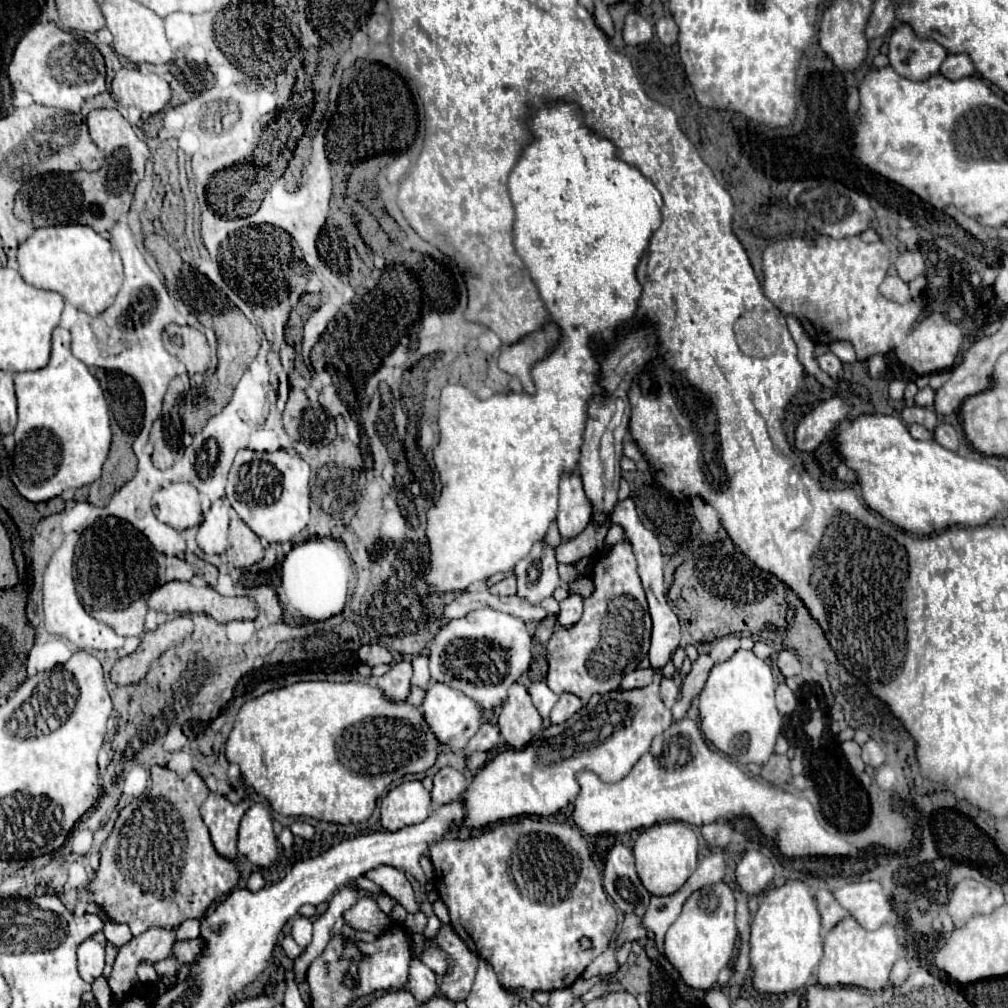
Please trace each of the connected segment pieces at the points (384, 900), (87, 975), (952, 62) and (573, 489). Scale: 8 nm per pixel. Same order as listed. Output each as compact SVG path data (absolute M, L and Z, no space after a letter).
M381 893L381 895L375 895L373 897L375 901L377 901L377 905L379 905L379 909L385 913L385 915L389 915L393 909L395 909L395 905L397 905L397 901L393 899L393 897L389 897L389 895L385 895L385 893Z
M87 939L77 949L77 967L83 981L91 983L95 977L103 973L105 967L105 951L103 945L99 945L93 939Z
M949 55L943 65L941 65L941 75L947 77L949 81L957 81L963 77L969 77L975 73L975 67L969 59L969 55Z
M579 471L565 473L561 477L561 497L557 513L561 539L569 541L577 537L587 527L591 515L593 515L593 505L591 501L587 501Z

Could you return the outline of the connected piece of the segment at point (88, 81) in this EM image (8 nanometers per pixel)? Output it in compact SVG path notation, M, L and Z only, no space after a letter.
M53 21L37 23L23 35L15 47L7 73L13 87L15 109L29 108L36 103L79 113L87 97L105 91L105 63L99 49L89 41L85 41L85 47L79 45L71 33L59 29Z

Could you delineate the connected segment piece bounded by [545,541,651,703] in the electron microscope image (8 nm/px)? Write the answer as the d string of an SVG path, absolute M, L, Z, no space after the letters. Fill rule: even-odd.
M619 541L613 547L609 547L605 553L601 553L591 567L591 581L595 585L595 591L583 599L583 615L581 619L569 627L569 629L557 629L553 637L547 643L547 687L561 695L561 693L573 693L583 703L591 699L595 693L609 693L619 687L619 681L635 671L639 663L649 653L649 639L651 639L651 615L647 609L647 599L643 593L641 579L637 575L637 561L631 549L629 541Z

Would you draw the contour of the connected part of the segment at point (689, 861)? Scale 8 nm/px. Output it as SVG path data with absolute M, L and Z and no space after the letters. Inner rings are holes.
M679 821L671 823L659 823L649 829L645 829L633 847L635 853L635 863L637 863L637 873L643 883L643 887L651 895L671 895L683 887L687 877L695 871L697 865L697 835L695 831Z

